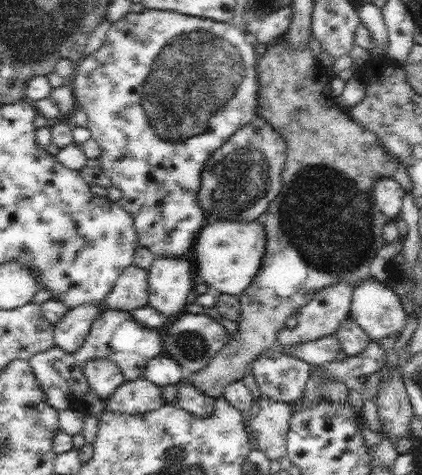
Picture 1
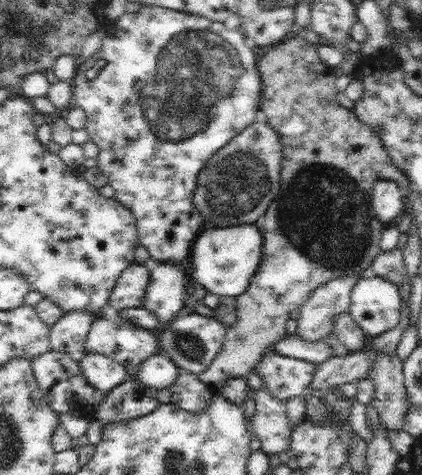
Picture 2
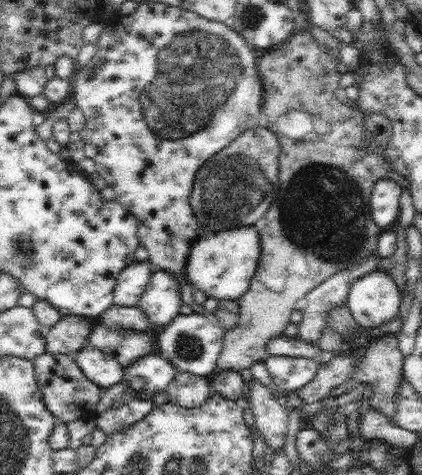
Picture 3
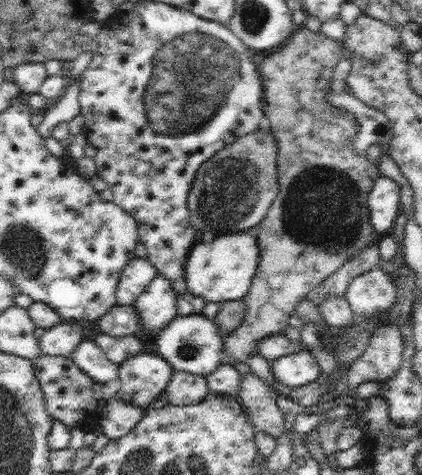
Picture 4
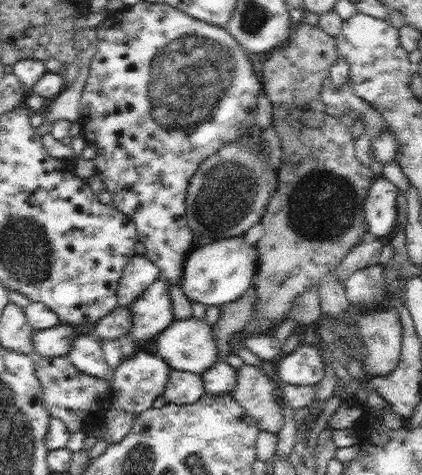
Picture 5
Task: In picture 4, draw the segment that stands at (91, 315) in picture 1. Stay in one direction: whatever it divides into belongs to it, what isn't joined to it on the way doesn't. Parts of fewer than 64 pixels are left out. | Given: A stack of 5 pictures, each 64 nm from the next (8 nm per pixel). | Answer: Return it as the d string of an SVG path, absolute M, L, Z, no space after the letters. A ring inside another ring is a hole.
M59 322L57 326L41 330L37 334L37 338L39 338L41 354L69 358L85 336L81 332L81 326L77 326L73 322Z

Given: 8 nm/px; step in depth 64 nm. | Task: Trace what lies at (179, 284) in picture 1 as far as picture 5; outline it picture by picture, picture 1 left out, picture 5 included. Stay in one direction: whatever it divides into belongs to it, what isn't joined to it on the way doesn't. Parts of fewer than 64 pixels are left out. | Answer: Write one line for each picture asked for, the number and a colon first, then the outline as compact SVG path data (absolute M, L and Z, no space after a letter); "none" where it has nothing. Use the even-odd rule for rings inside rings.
2: M157 264L149 274L141 308L157 316L159 322L171 322L185 306L183 296L189 284L187 266L173 268L173 264Z
3: M153 272L149 286L137 300L143 316L147 316L151 326L167 326L175 316L179 316L181 296L177 292L179 284L169 272Z
4: M157 274L145 288L145 292L141 292L141 296L135 300L133 308L139 314L141 324L139 332L135 332L137 338L153 330L161 332L173 318L177 318L175 292L171 290L171 286L173 284L163 274Z
5: M161 274L127 308L131 312L131 328L125 334L129 340L139 344L153 340L155 334L161 334L175 320L171 314L171 300L165 286L165 276Z

